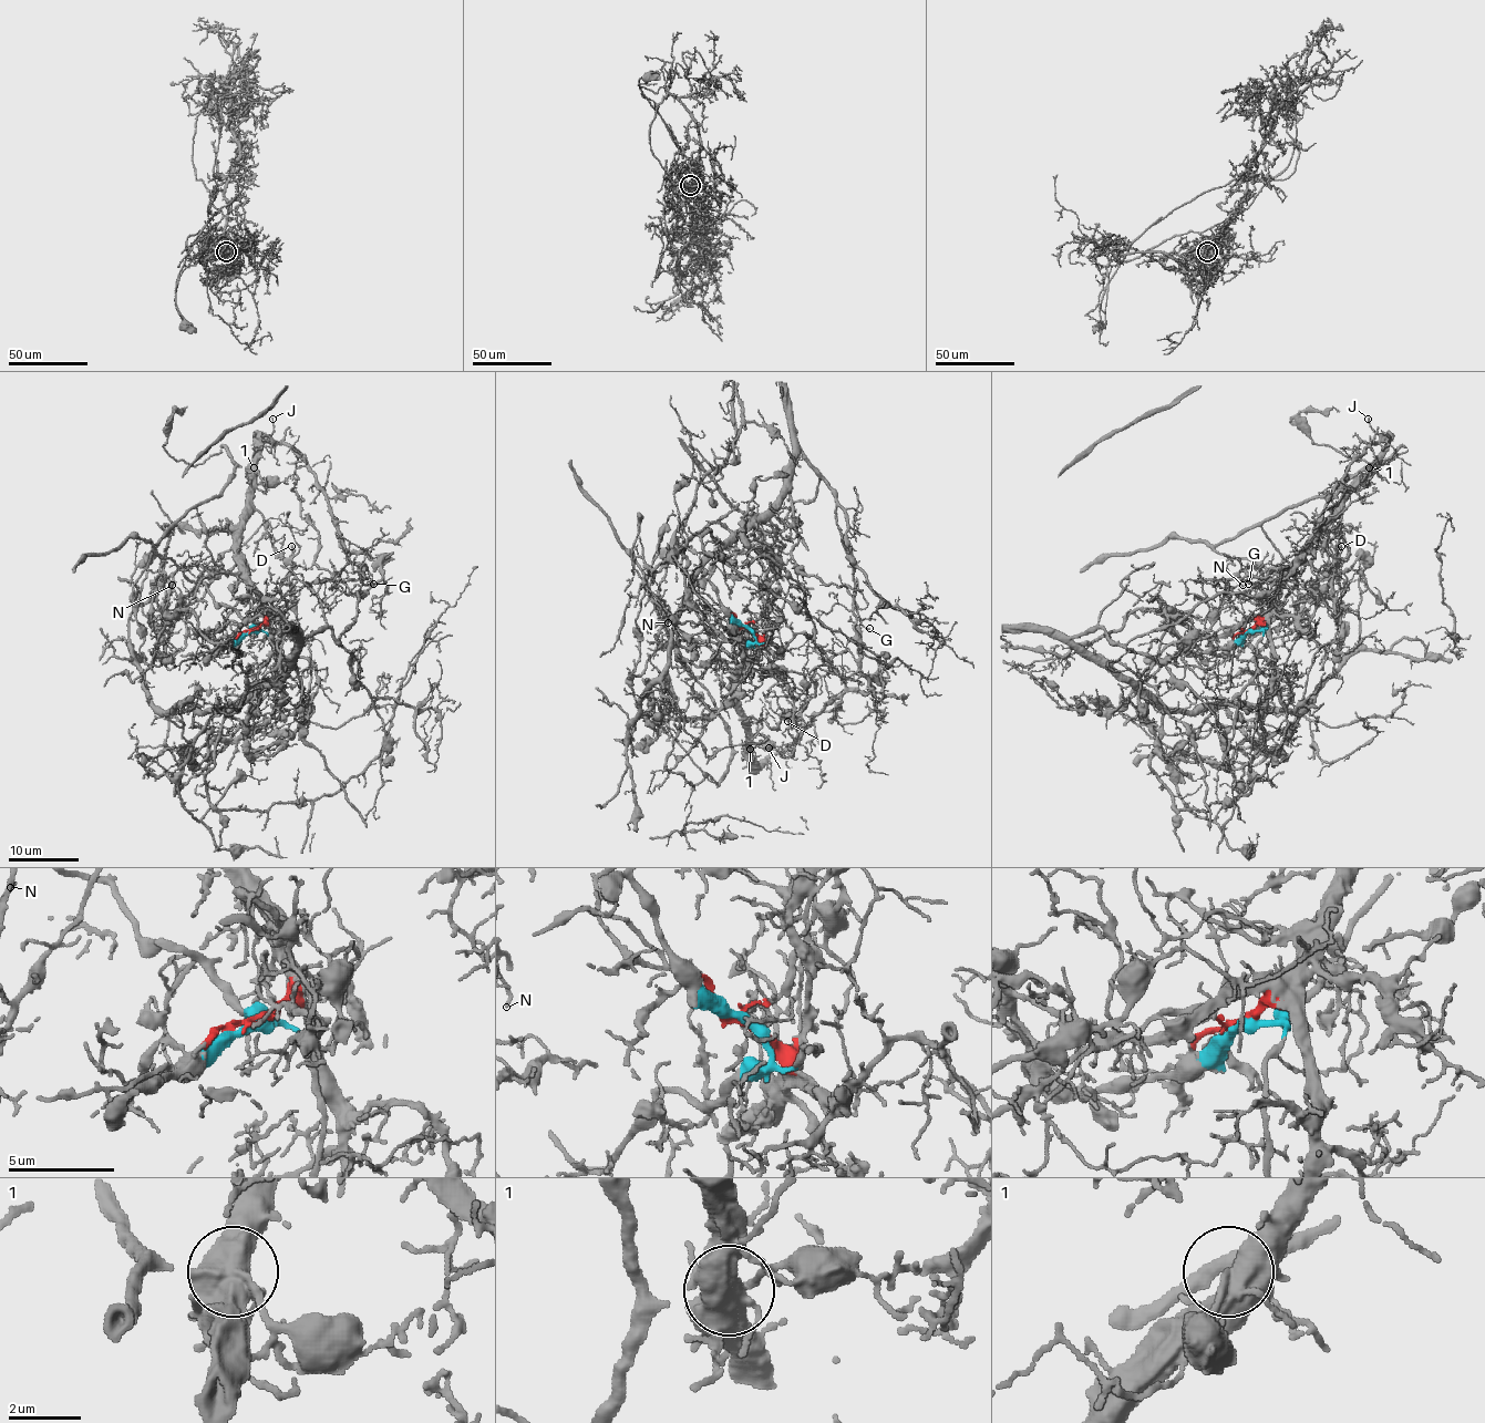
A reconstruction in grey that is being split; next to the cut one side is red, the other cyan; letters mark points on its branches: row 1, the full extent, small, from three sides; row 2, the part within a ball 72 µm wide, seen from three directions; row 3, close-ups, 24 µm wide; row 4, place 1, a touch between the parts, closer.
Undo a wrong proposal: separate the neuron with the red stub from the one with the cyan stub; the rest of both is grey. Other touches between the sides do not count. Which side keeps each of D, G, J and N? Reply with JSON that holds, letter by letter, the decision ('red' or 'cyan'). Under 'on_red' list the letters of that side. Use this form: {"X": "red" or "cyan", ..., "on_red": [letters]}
{"D": "red", "G": "red", "J": "red", "N": "red", "on_red": ["D", "G", "J", "N"]}

